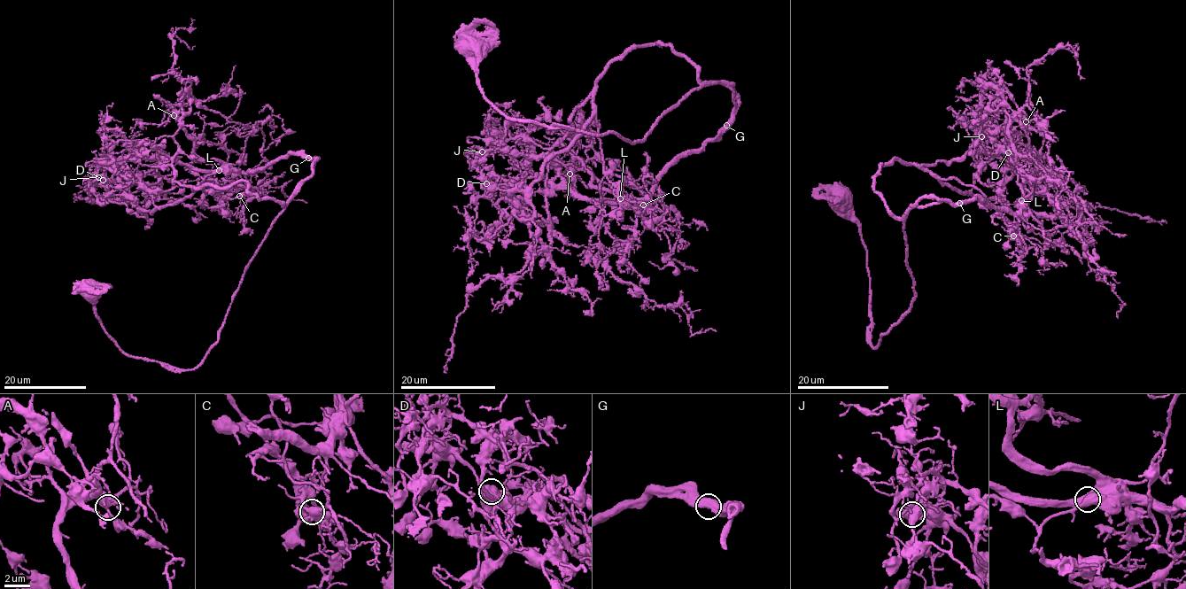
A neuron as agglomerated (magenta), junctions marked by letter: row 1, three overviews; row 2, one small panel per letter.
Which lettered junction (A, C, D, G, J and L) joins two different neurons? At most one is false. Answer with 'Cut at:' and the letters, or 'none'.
Cut at: none

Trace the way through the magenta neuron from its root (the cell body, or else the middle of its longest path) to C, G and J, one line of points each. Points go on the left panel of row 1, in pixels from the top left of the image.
C: (89, 287), (101, 326), (125, 352), (194, 369), (314, 158), (290, 153), (248, 172), (239, 196)
G: (89, 287), (101, 326), (125, 352), (194, 369), (217, 340), (272, 220), (313, 172), (314, 158), (308, 158)
J: (89, 287), (125, 352), (194, 369), (284, 207), (124, 158), (98, 177)

